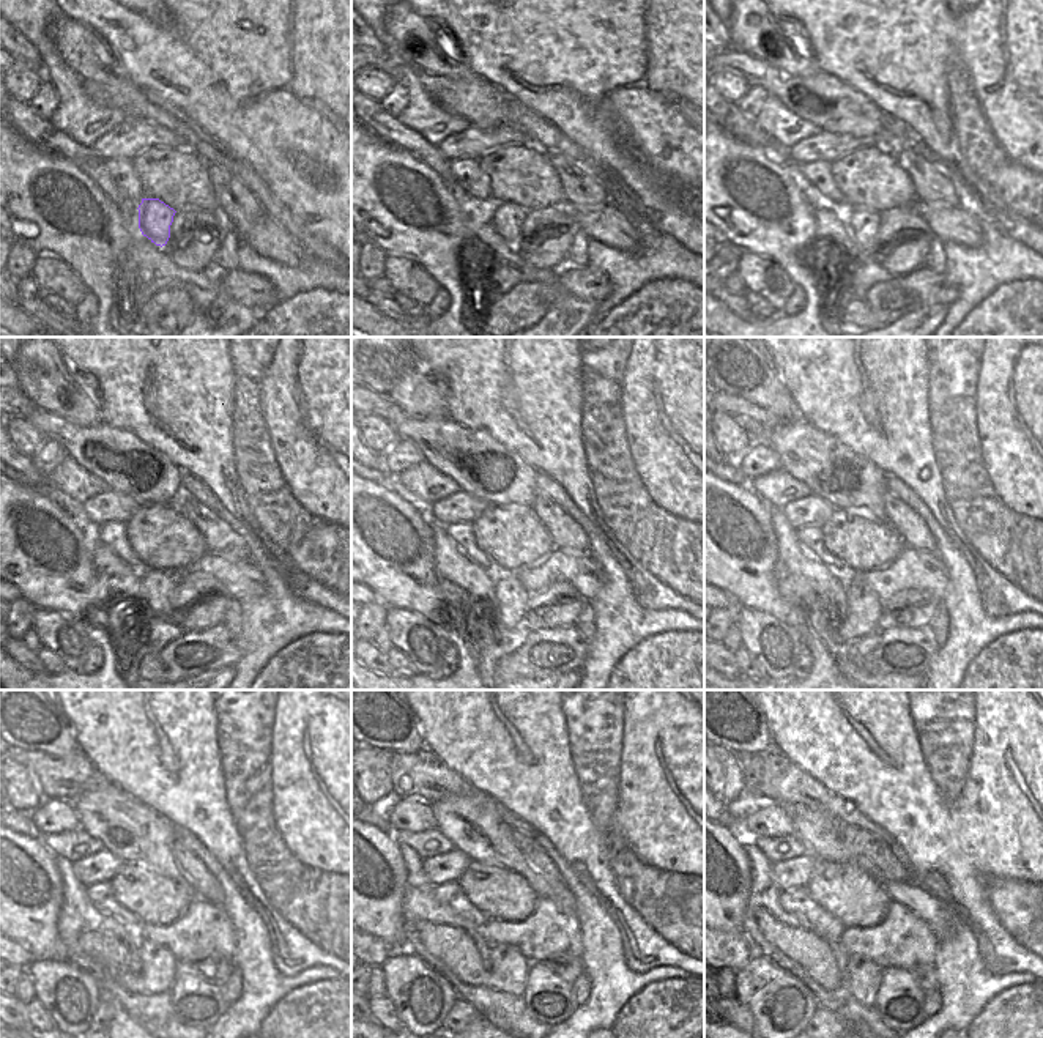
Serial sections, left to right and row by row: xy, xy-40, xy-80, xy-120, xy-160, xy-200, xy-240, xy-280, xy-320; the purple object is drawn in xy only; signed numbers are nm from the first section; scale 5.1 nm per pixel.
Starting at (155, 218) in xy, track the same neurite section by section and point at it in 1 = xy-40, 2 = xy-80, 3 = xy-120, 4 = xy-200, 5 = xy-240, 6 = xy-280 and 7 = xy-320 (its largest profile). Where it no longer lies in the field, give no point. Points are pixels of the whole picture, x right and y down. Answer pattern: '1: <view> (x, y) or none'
1: xy-40 (506, 218)
2: xy-80 (862, 224)
3: xy-120 (158, 585)
4: xy-200 (864, 618)
5: xy-240 (158, 971)
6: xy-280 (509, 967)
7: xy-320 (864, 975)

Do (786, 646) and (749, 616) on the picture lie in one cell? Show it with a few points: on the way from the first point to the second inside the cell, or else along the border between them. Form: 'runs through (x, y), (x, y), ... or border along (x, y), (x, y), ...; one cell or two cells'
runs through (777, 645), (758, 626); one cell

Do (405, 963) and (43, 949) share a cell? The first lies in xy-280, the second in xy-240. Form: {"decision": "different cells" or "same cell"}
{"decision": "different cells"}

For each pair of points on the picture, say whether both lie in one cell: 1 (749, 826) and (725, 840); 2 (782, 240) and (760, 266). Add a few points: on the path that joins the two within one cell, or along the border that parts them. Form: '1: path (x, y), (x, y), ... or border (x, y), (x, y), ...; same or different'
1: border (738, 830), (744, 837); different
2: border (744, 251), (774, 260), (794, 282); different

